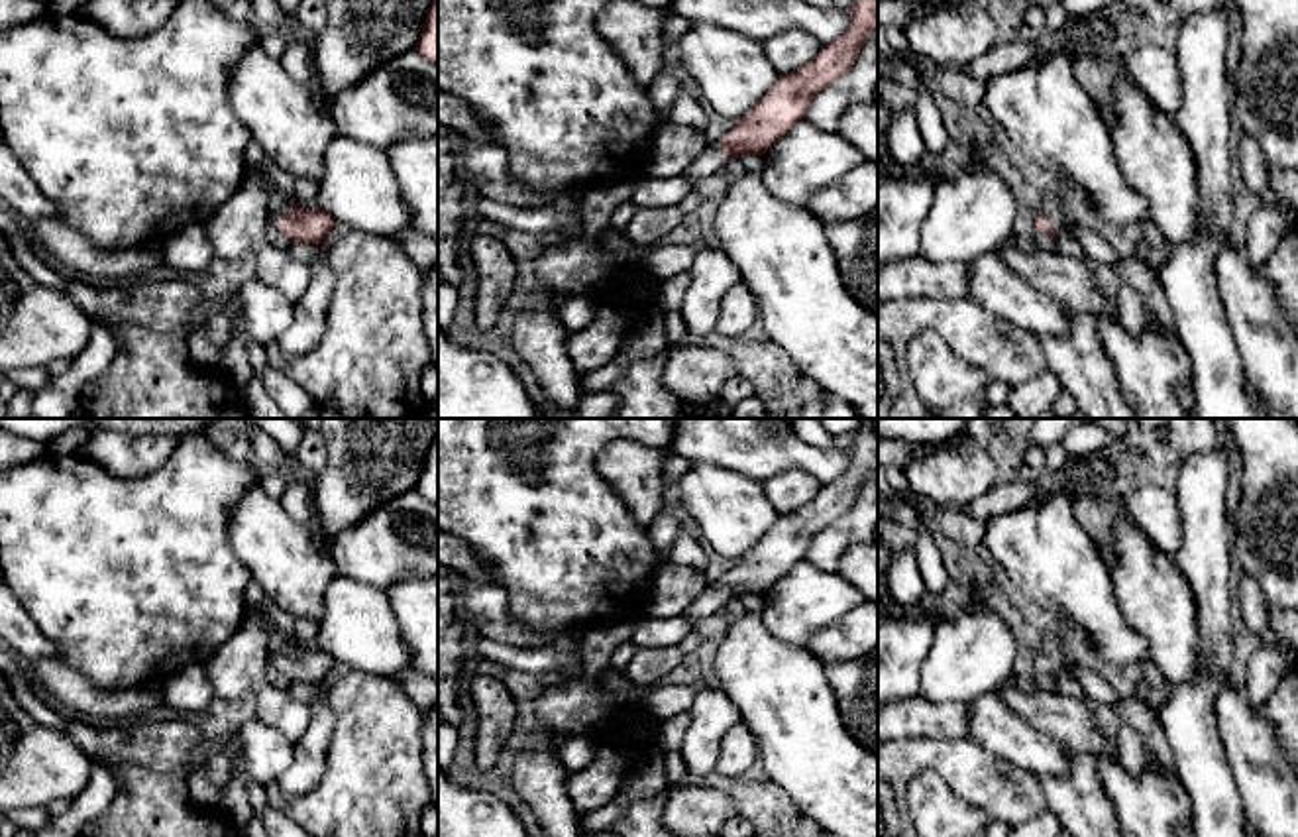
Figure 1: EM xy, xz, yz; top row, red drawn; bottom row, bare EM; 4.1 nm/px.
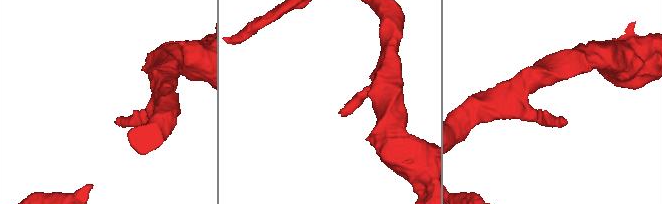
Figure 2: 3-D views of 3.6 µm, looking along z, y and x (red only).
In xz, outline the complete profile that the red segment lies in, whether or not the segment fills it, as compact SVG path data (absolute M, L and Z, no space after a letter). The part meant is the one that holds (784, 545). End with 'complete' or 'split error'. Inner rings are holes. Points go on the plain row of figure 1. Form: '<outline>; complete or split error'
M866 418L856 428L846 472L821 485L813 501L780 515L756 546L738 564L691 601L681 617L697 629L732 599L764 595L795 562L805 558L809 542L840 519L858 499L862 481L878 470L878 420Z; split error

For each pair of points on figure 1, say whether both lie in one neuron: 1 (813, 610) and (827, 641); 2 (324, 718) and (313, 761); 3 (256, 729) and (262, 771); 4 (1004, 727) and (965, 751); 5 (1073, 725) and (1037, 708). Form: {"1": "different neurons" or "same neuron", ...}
{"1": "different neurons", "2": "same neuron", "3": "same neuron", "4": "different neurons", "5": "same neuron"}

